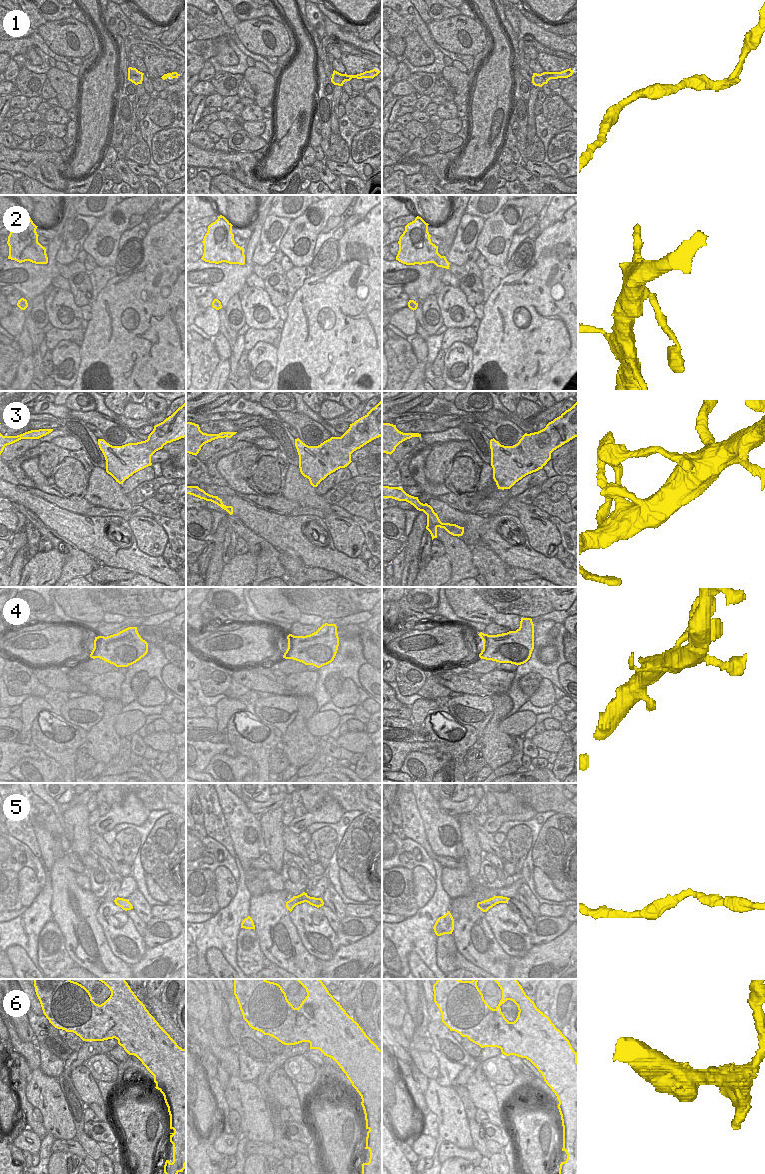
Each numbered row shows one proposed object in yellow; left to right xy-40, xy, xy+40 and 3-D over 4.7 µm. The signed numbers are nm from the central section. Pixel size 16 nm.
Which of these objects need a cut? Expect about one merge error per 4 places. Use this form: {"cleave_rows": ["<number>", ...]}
{"cleave_rows": []}

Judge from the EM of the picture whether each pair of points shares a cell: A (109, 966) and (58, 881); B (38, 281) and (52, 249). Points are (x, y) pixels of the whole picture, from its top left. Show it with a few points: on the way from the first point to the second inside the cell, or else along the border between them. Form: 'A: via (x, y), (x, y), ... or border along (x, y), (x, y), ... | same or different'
A: via (98, 943), (90, 916), (80, 906), (79, 898) | same
B: via (45, 273), (51, 266), (51, 257) | same

